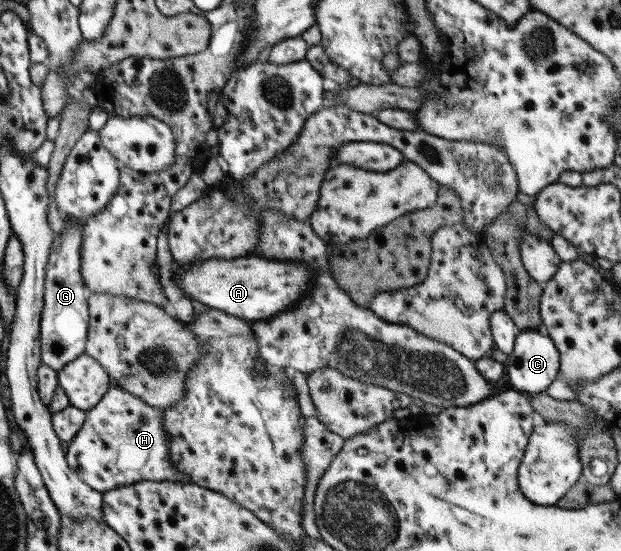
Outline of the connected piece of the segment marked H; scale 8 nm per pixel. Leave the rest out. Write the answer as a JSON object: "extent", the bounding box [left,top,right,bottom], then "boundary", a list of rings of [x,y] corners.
{"extent":[65,378,189,493],"boundary":[[[108,378],[107,389],[96,406],[85,411],[82,427],[66,445],[65,461],[67,467],[74,471],[82,483],[100,493],[132,485],[138,481],[182,481],[189,483],[188,474],[180,472],[170,460],[168,452],[168,432],[162,424],[162,410],[150,407],[138,397],[121,389],[112,378]]]}

